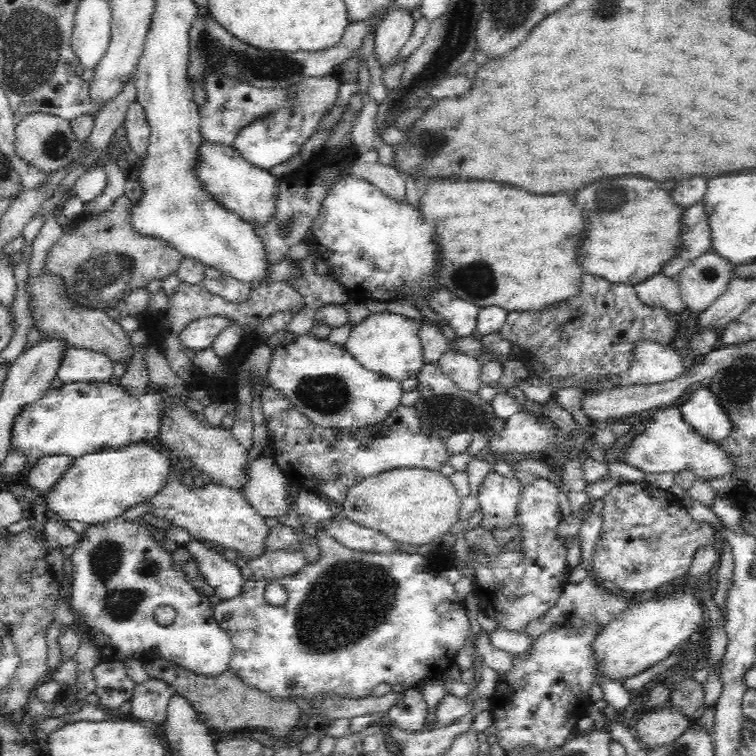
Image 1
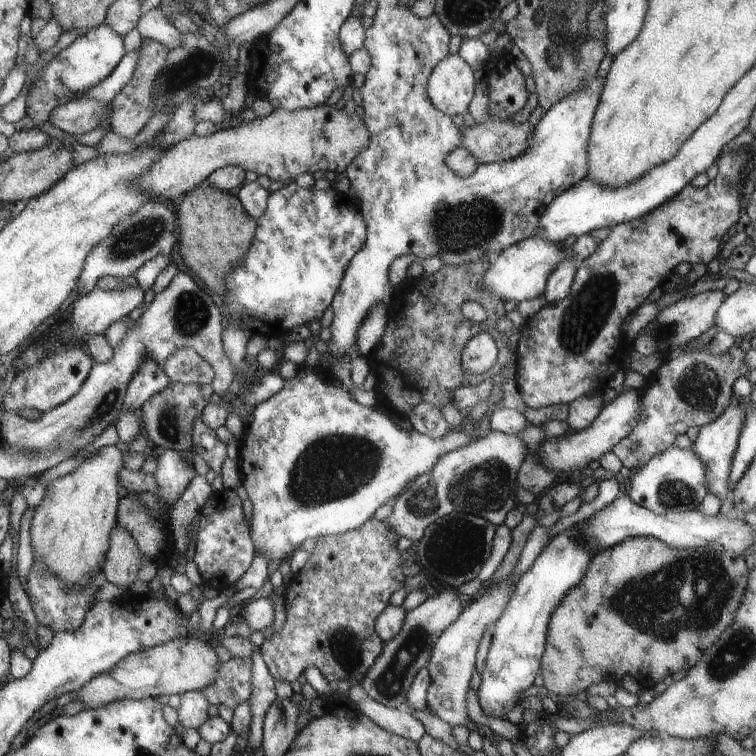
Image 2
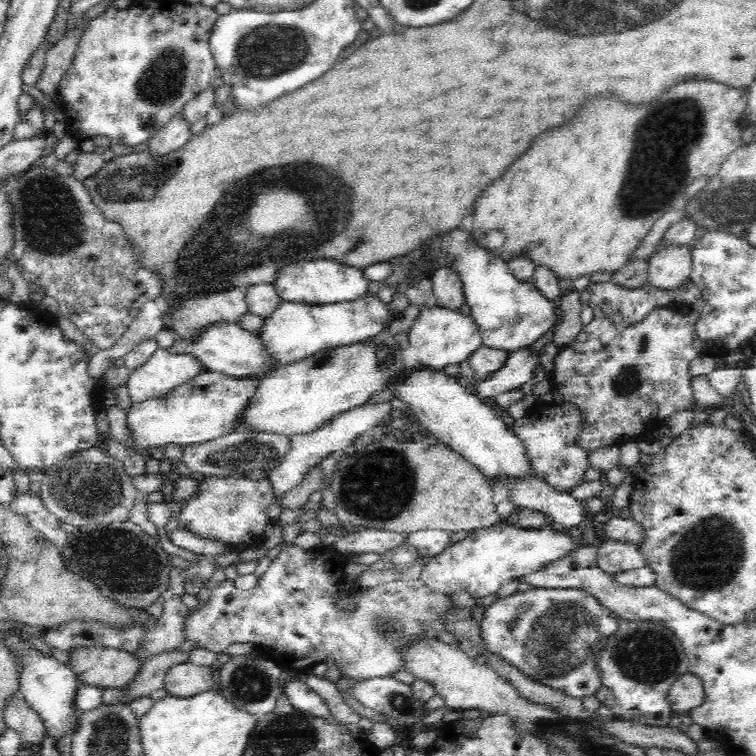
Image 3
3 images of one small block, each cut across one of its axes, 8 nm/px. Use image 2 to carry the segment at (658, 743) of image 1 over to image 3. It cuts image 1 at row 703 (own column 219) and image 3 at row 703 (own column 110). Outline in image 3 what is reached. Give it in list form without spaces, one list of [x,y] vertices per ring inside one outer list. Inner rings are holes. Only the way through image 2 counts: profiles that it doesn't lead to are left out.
[[[694,674],[680,676],[667,693],[668,703],[674,715],[688,714],[692,708],[704,703],[705,693],[702,682]]]

